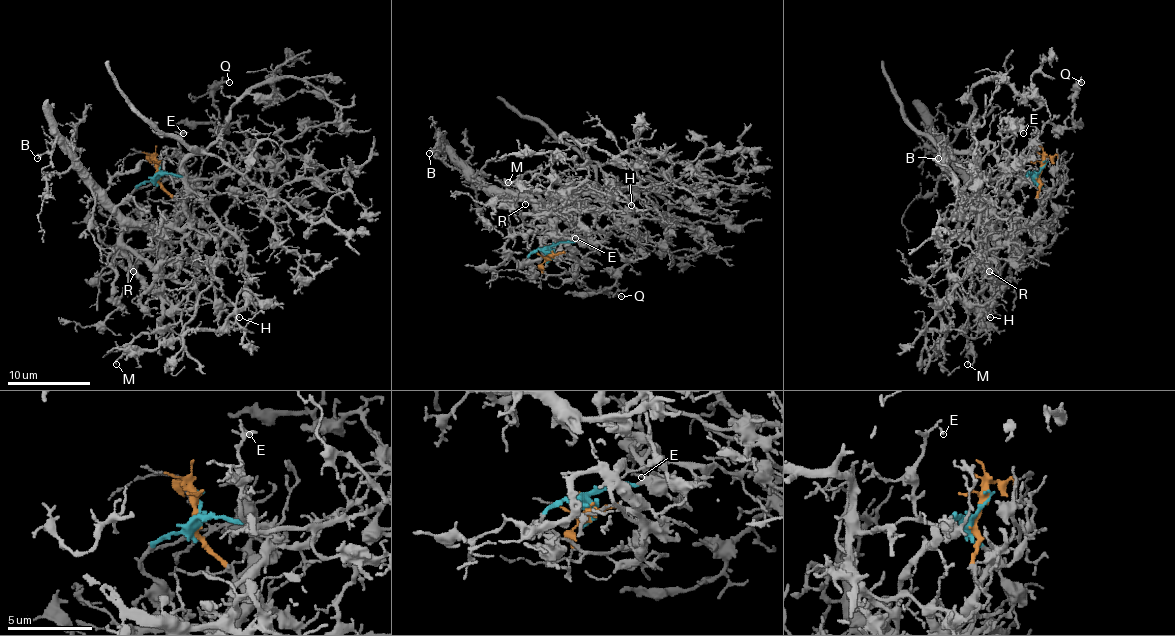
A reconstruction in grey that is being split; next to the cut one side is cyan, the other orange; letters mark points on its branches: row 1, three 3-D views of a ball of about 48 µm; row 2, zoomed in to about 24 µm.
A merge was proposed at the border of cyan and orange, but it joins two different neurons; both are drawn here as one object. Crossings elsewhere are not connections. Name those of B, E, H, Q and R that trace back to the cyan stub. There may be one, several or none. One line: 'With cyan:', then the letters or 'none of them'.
With cyan: E, H, Q

